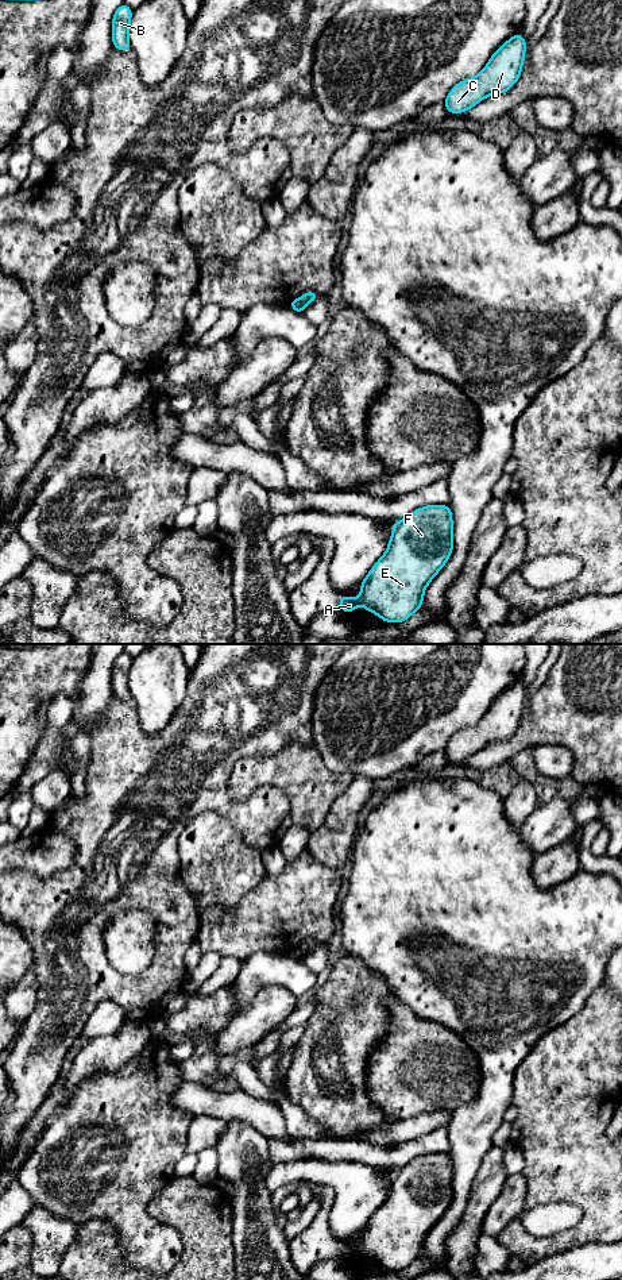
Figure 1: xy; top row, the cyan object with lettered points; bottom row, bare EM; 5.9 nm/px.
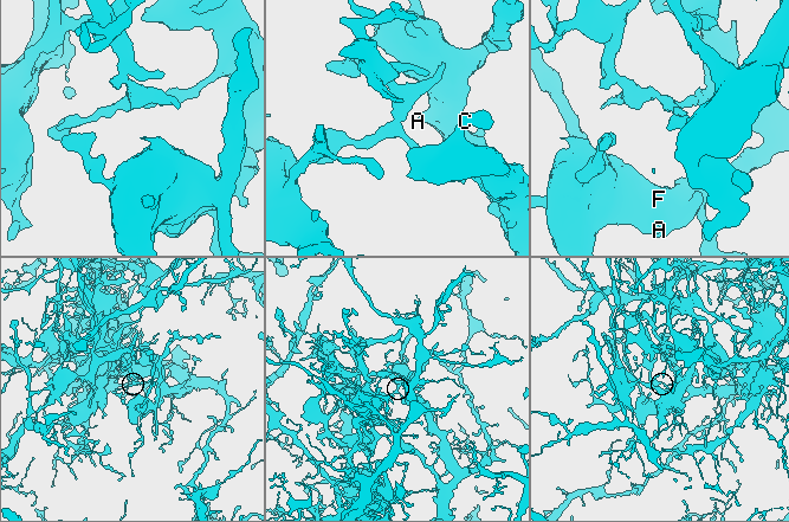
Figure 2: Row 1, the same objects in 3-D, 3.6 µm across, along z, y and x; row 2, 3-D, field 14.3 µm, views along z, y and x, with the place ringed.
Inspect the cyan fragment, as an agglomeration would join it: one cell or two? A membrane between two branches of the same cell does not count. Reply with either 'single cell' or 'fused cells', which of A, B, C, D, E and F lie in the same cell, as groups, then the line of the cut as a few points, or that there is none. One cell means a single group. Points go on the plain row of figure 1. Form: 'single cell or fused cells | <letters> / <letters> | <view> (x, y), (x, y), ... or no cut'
fused cells | A C D E F / B | xy (302, 944), (308, 951)

